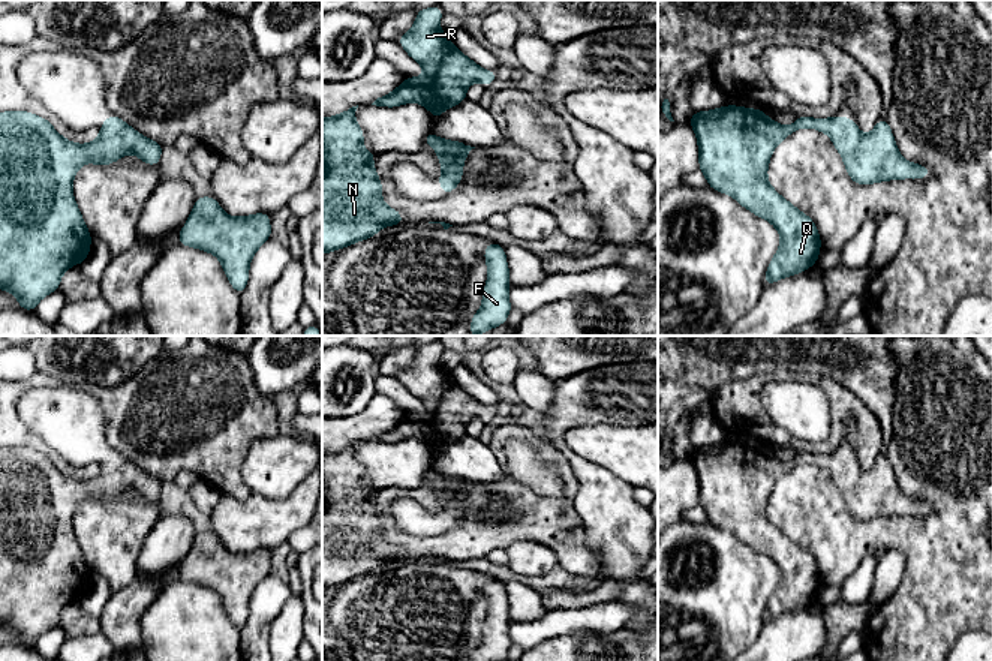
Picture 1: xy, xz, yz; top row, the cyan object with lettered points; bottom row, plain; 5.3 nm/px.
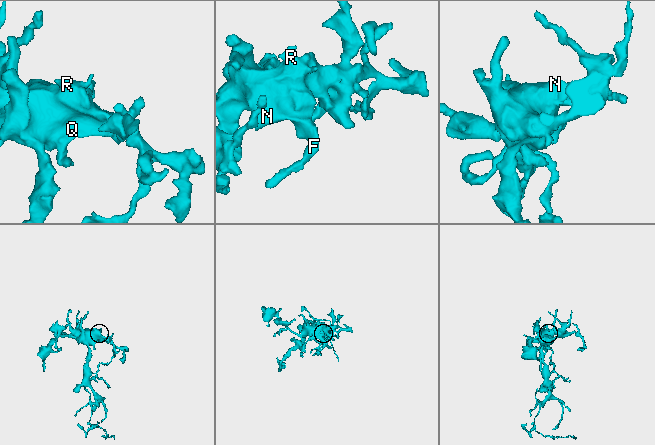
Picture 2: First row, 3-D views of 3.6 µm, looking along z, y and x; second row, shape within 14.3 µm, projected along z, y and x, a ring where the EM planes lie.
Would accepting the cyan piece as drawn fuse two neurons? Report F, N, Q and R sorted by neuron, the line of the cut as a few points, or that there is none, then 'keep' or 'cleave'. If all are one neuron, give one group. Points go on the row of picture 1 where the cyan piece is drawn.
F N Q R; no cut; keep

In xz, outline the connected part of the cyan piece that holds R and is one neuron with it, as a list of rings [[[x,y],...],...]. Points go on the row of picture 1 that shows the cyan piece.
[[[439,4],[417,10],[414,27],[397,42],[423,66],[424,75],[405,78],[394,91],[378,97],[372,105],[394,108],[417,102],[436,120],[447,108],[466,100],[472,82],[489,87],[497,78],[497,72],[480,67],[454,46],[439,27],[442,15]]]

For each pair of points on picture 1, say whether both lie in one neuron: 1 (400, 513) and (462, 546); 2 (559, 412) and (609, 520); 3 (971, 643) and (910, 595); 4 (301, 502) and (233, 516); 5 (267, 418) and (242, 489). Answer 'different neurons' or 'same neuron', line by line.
1: different neurons
2: same neuron
3: different neurons
4: same neuron
5: same neuron

